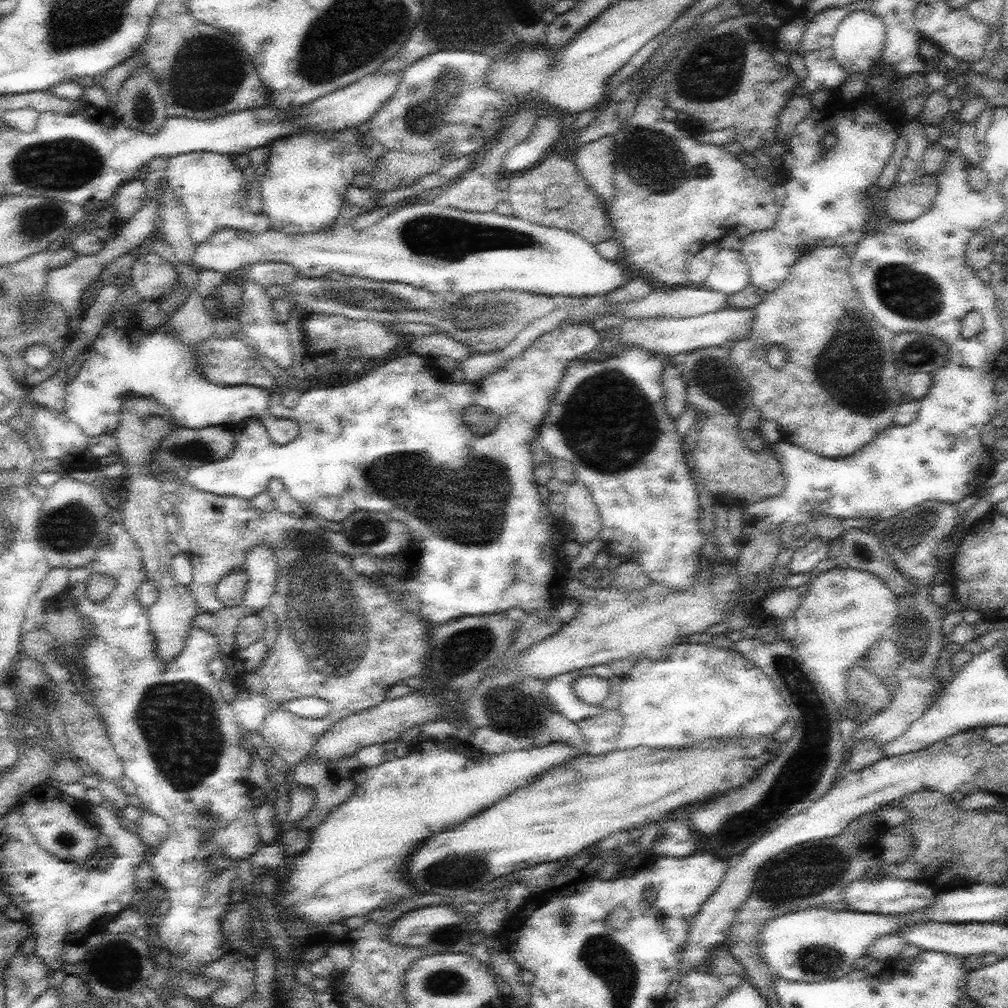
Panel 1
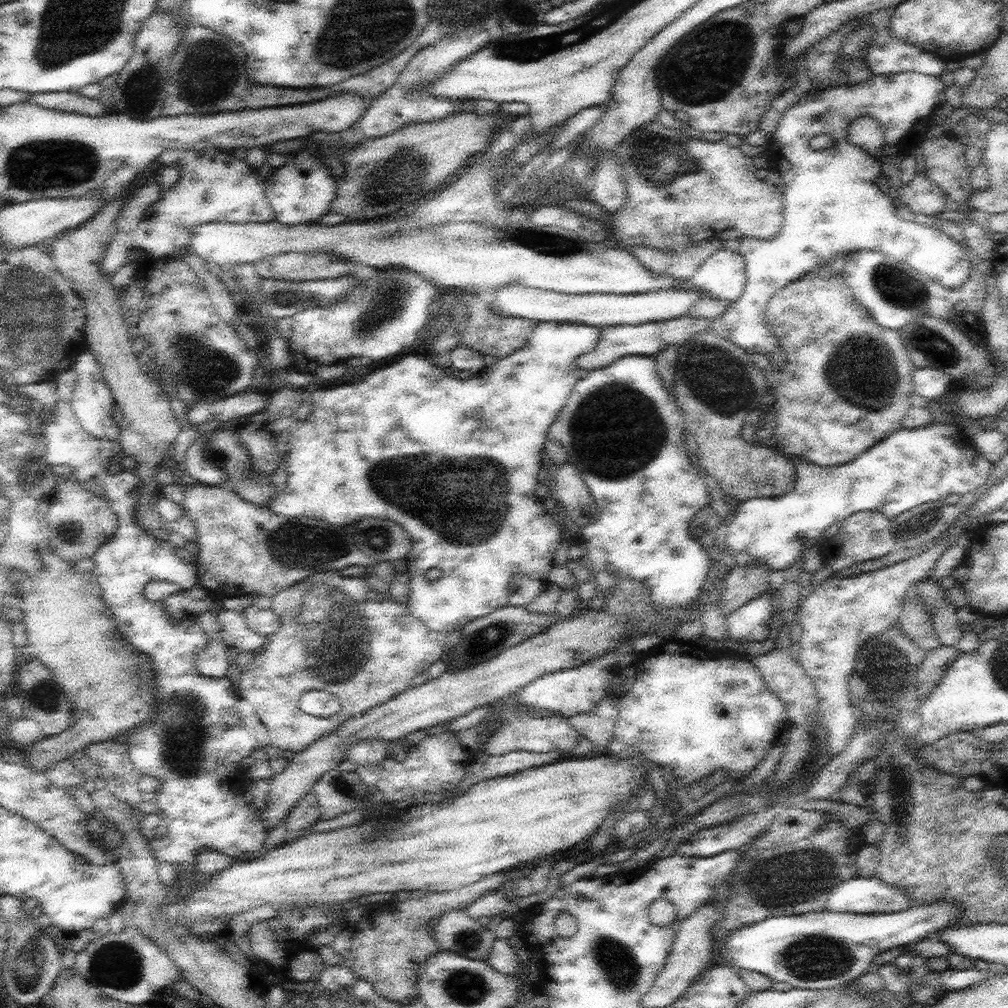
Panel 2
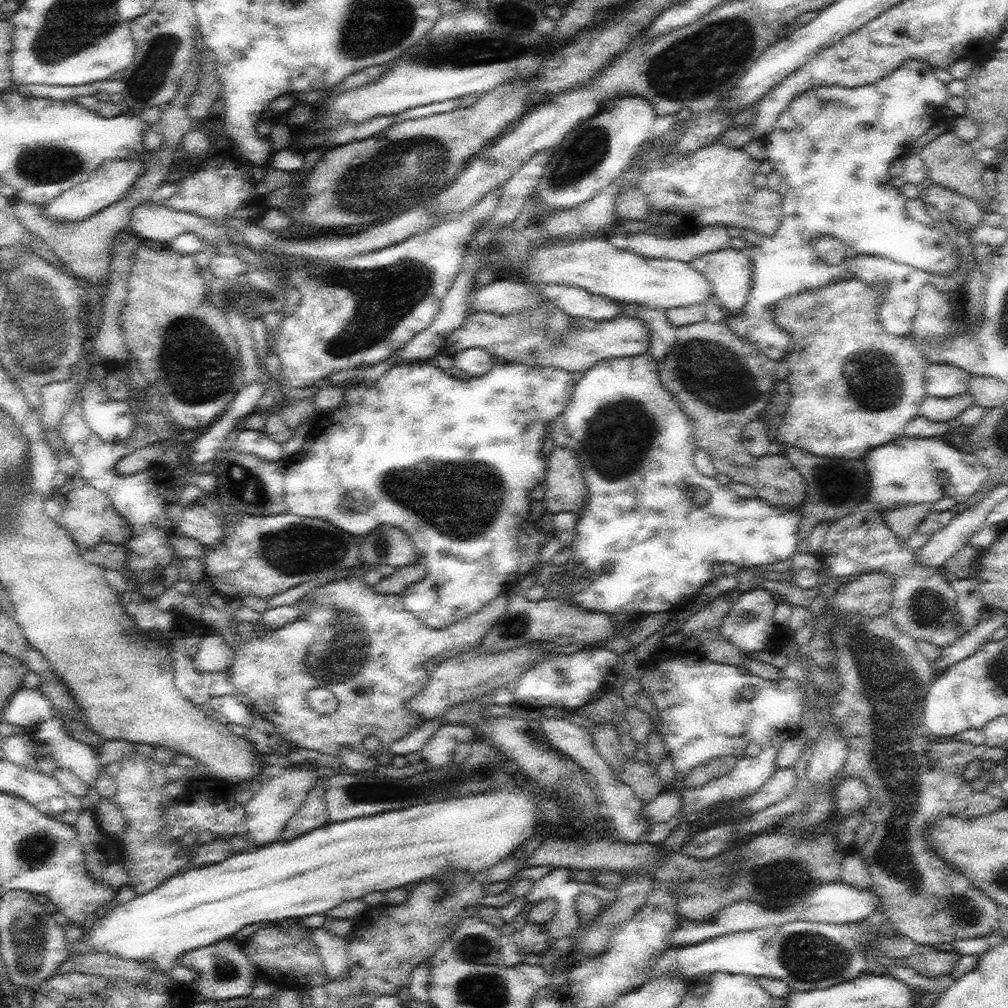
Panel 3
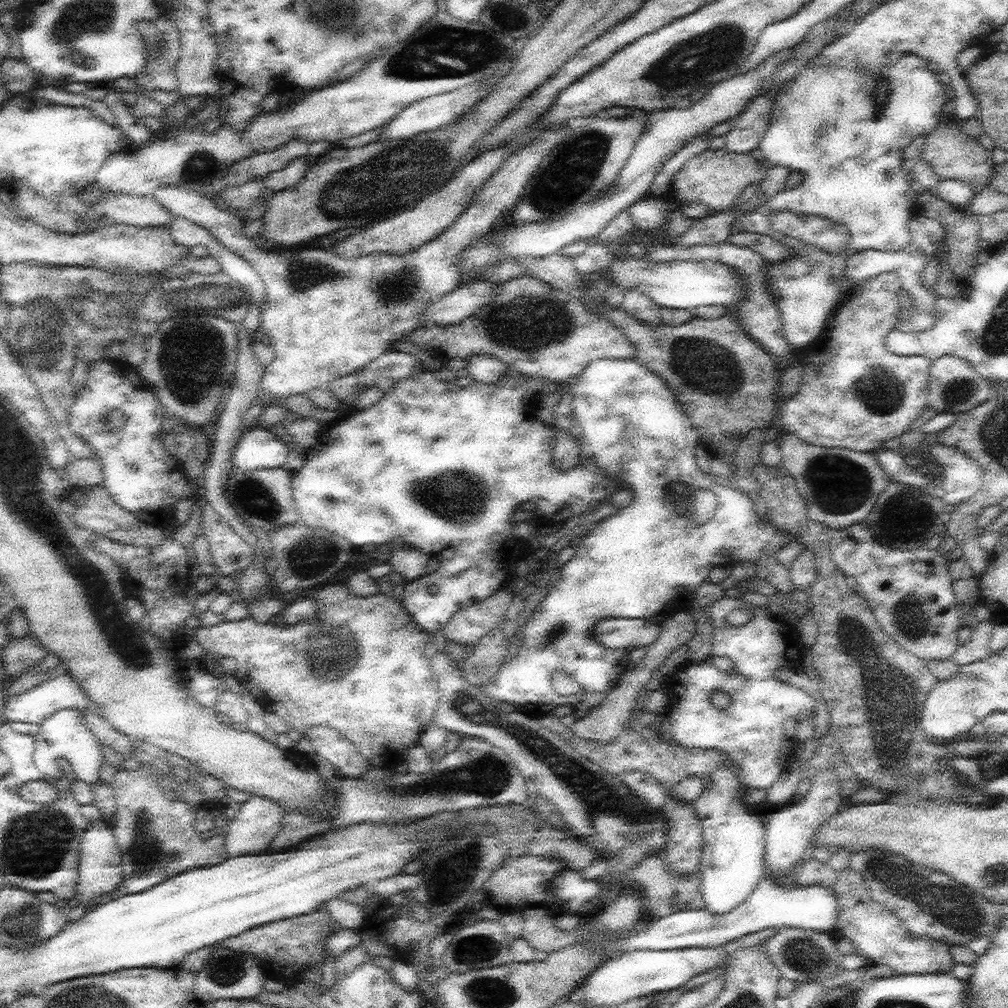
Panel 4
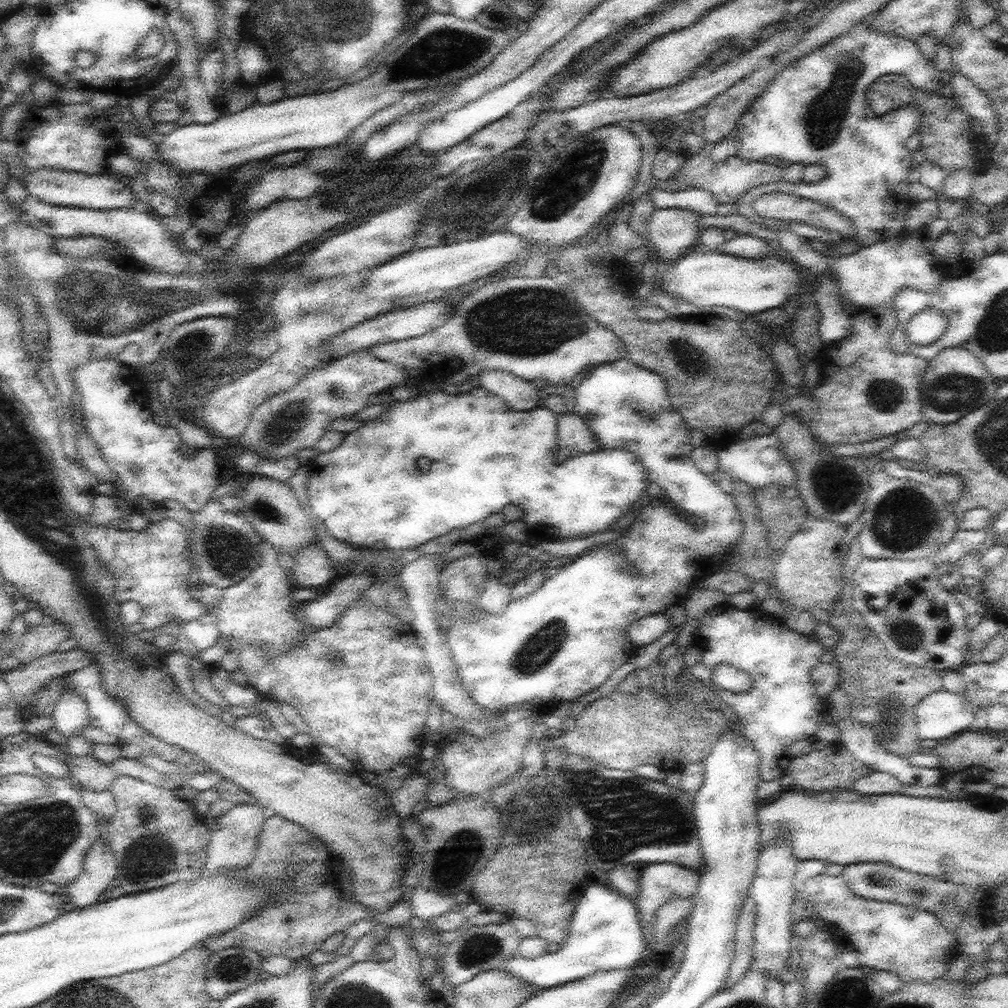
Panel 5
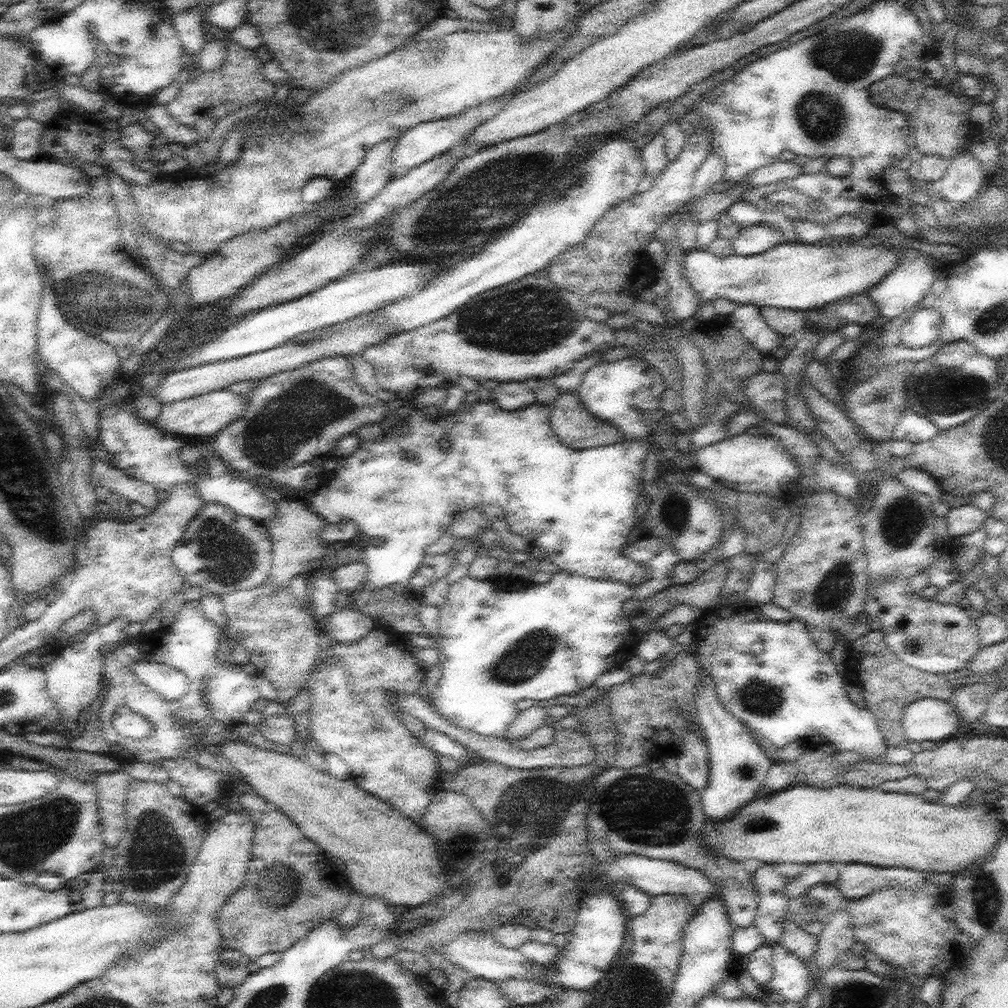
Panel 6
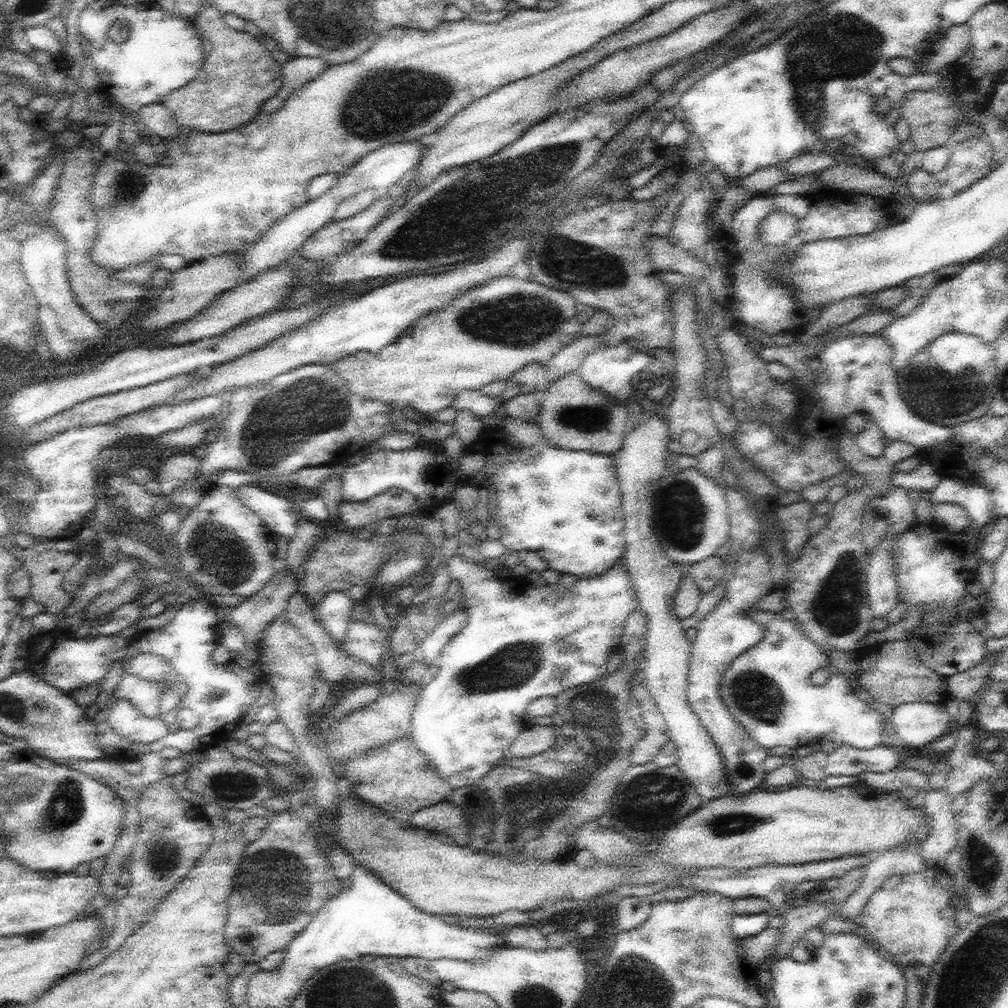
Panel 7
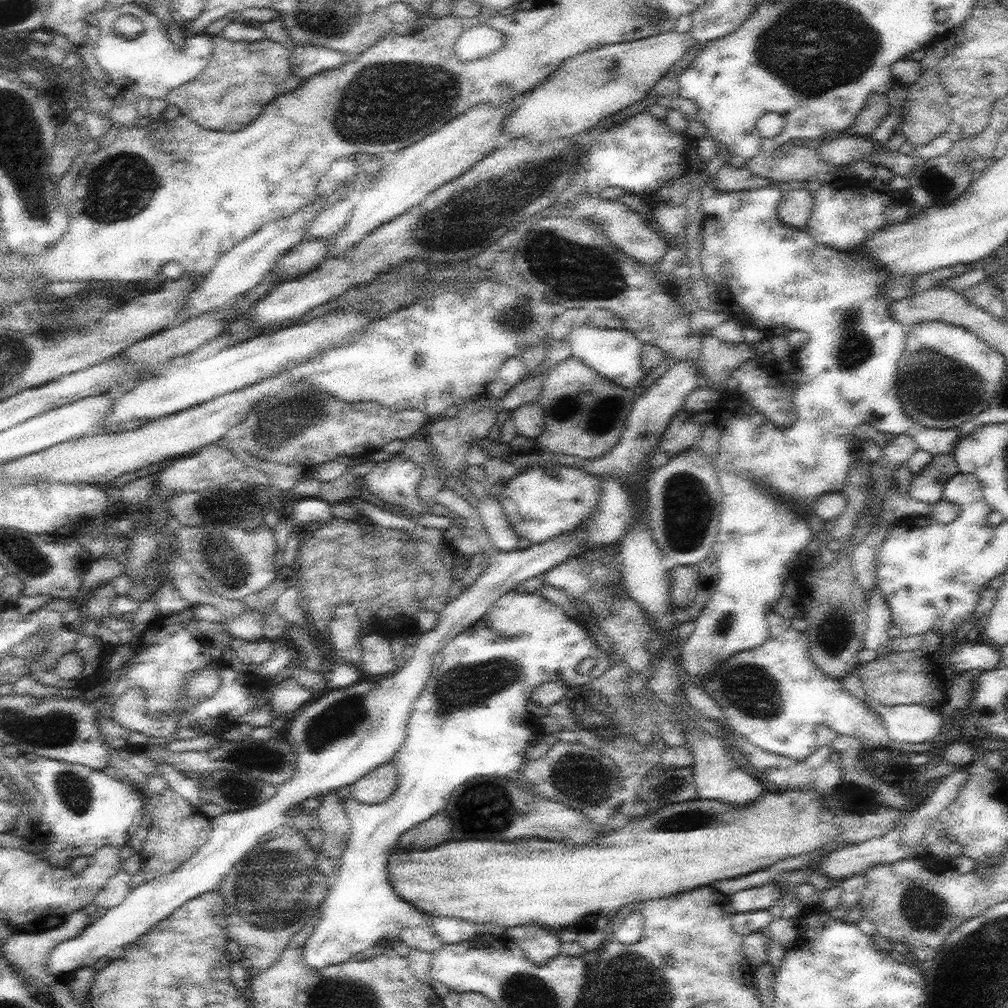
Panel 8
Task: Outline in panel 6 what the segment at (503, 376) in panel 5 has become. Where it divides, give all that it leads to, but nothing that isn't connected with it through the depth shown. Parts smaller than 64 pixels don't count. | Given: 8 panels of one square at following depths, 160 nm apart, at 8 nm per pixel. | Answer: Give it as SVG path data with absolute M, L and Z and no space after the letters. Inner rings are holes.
M532 381L498 383L493 390L493 400L504 410L520 410L537 402Z

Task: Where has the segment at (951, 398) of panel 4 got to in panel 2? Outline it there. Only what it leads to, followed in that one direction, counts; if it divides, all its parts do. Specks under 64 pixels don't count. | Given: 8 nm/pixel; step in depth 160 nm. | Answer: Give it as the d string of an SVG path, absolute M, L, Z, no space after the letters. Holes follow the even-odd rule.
M937 368L916 369L913 374L914 393L923 396L927 401L941 397L956 382L951 374Z

